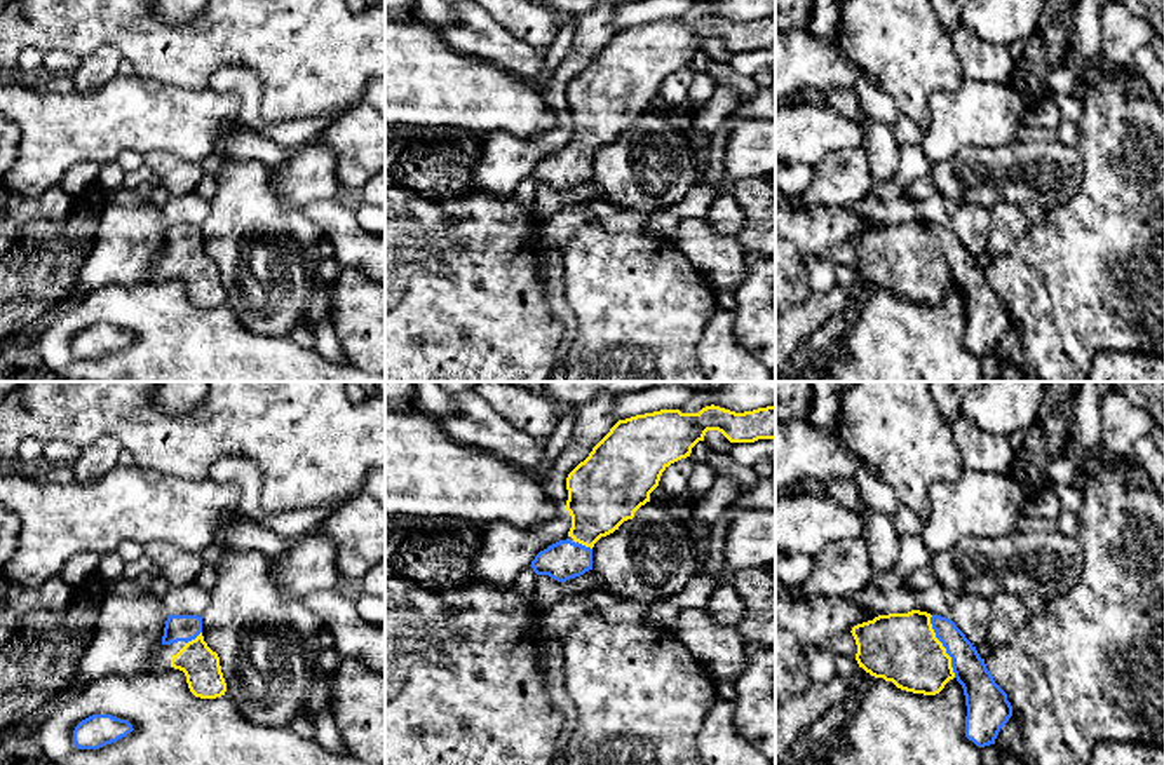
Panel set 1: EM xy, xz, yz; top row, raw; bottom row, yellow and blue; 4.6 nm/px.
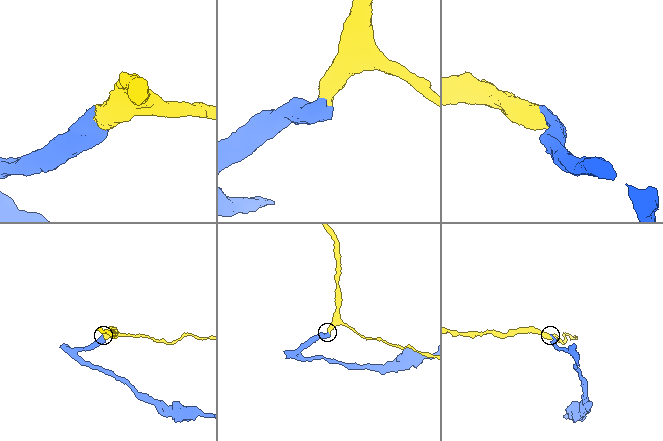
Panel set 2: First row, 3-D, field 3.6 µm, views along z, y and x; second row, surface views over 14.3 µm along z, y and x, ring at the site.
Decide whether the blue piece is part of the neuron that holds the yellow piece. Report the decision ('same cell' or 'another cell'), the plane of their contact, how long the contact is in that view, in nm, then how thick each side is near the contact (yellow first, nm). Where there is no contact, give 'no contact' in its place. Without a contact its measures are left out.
same cell; meets yellow in yz; contact 300 nm long; 320 nm thick on the yellow side, 150 nm on the other

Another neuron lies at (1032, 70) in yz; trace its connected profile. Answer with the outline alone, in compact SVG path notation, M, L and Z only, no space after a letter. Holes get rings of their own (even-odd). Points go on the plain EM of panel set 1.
M1044 0L1039 28L1025 40L1025 52L1016 61L1011 85L1021 94L1025 113L1047 96L1052 64L1070 59L1068 37L1075 0Z

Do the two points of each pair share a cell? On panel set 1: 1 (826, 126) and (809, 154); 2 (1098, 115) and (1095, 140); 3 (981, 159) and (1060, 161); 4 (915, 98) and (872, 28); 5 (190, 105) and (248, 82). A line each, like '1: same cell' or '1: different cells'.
1: same cell
2: same cell
3: same cell
4: same cell
5: different cells

